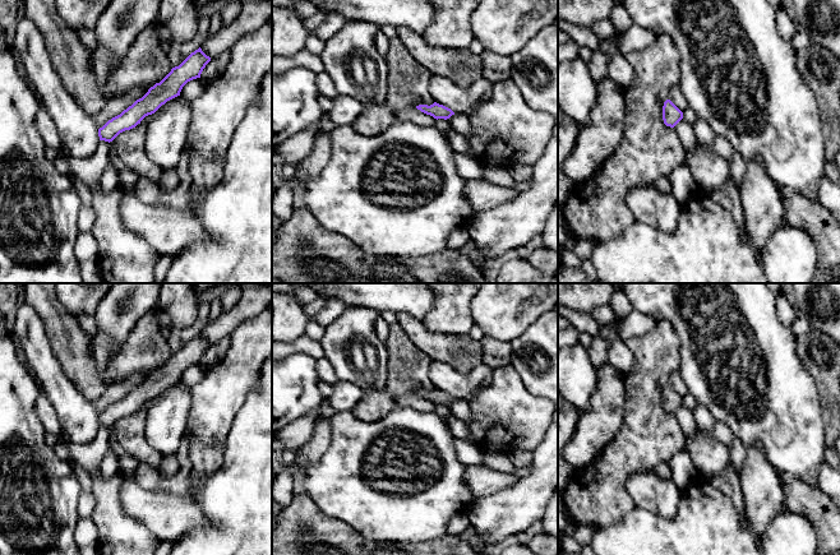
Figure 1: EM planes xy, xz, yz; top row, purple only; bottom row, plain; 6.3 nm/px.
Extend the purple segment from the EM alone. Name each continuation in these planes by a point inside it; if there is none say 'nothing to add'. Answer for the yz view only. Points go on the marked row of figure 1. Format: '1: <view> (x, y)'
nothing to add

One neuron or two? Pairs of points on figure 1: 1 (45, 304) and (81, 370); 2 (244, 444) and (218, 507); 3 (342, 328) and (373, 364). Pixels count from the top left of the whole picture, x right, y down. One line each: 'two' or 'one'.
1: one
2: one
3: one

